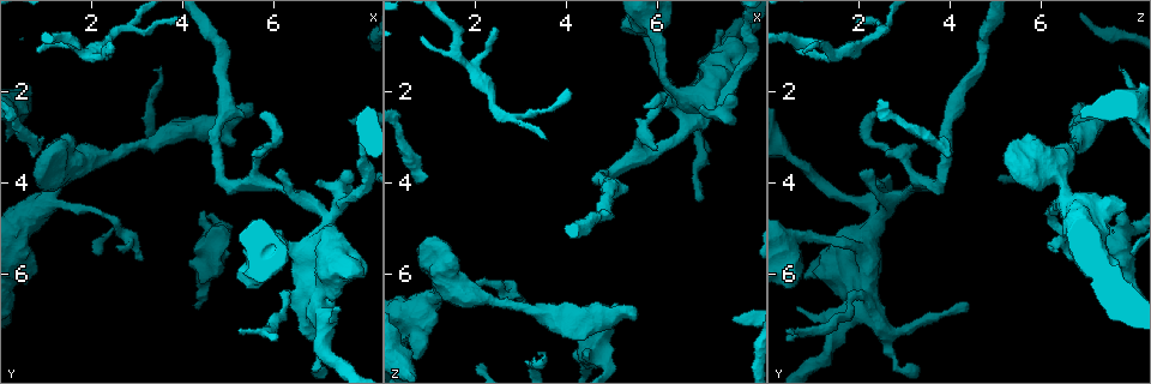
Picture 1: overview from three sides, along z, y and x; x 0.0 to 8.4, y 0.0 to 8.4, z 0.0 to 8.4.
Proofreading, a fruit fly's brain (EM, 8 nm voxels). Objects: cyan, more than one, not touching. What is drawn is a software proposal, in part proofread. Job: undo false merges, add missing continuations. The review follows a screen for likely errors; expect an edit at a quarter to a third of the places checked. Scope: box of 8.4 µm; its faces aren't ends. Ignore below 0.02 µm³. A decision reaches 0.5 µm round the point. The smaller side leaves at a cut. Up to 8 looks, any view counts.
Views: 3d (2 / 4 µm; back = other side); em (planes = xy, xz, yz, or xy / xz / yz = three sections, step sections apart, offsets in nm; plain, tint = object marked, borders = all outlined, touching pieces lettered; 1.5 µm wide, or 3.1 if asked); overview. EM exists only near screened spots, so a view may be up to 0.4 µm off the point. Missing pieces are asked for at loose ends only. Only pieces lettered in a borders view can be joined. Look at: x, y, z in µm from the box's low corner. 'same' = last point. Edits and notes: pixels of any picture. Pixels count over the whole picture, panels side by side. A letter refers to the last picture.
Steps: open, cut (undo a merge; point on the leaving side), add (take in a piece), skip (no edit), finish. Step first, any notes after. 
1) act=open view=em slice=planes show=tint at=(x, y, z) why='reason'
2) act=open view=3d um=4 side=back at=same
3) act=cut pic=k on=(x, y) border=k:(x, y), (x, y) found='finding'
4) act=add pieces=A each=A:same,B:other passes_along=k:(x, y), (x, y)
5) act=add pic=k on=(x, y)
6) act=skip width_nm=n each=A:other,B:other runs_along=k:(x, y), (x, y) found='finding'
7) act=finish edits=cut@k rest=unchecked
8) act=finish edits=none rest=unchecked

act=open view=em slice=xy step=4 show=tint at=(6.25, 5.40, 1.85) why='thick turns thin'

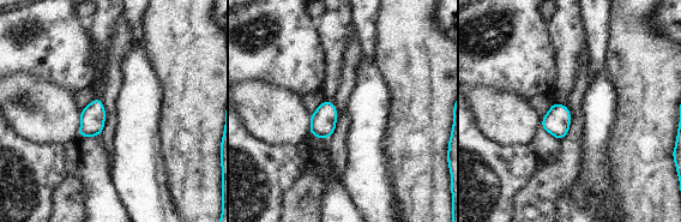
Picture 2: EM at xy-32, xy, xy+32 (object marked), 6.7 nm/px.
act=open view=em slice=planes show=borders at=same why='another direction'

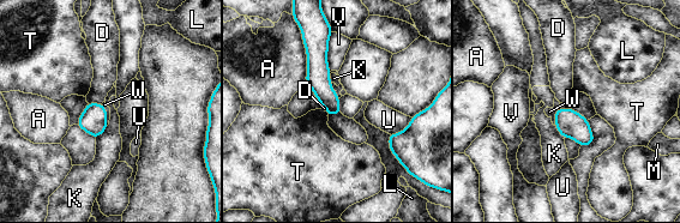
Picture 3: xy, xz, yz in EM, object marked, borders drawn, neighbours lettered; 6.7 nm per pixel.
act=skip longest_contact=A:300nm each=A:other,D:other,K:other,L:other,M:other,T:other,U:other,V:other,W:other border=3:(108, 125), (96, 138) found='one cell here'

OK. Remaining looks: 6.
act=open view=3d um=2 at=(0.85, 1.10, 0.80) why='an open end'

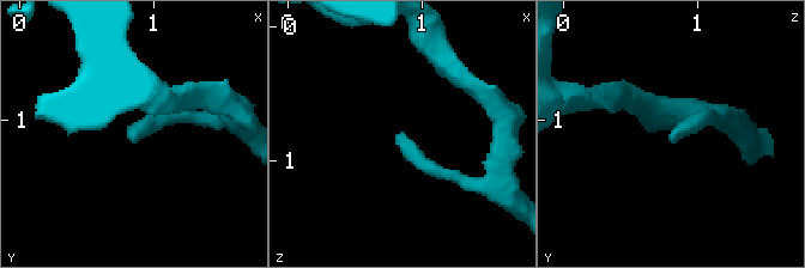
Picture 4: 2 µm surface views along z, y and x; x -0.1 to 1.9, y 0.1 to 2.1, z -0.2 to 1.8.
act=open view=em slice=yz step=4 show=tint at=(0.82, 1.14, 0.78)

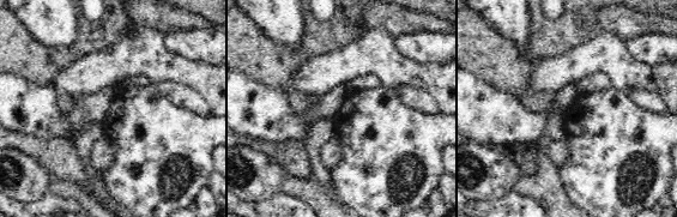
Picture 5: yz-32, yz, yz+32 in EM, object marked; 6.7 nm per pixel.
act=open view=em slice=planes show=borders at=same why='another direction'

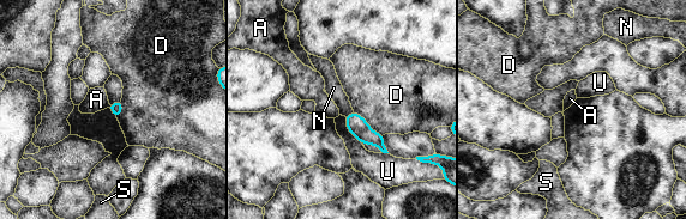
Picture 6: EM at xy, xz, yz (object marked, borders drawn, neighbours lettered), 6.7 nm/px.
act=skip each=A:other,D:other,N:other,S:other,U:other found='no lettered piece goes on from it'

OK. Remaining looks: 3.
act=open view=3d um=4 side=back at=(1.50, 3.00, 5.65) why='an open end'

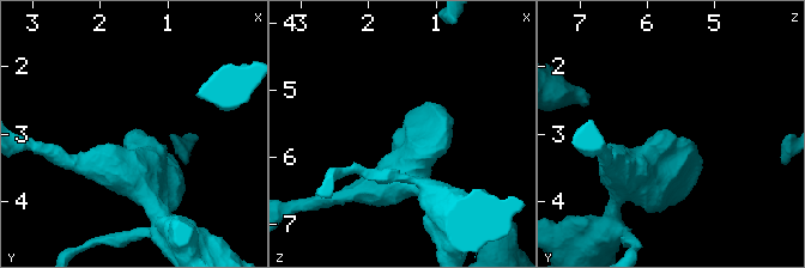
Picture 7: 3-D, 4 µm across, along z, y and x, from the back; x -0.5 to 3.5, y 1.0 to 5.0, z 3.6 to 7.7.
act=open view=em slice=planes show=plain at=(1.50, 2.95, 5.65)

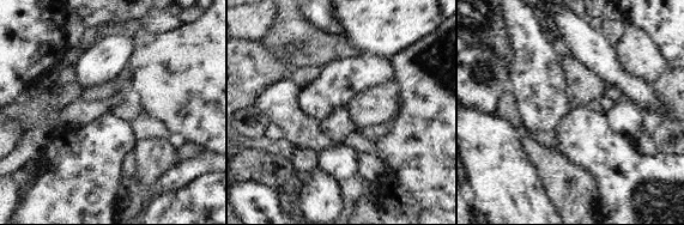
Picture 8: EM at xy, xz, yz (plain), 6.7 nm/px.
act=open view=em slice=planes show=borders at=same why='what lies round it'

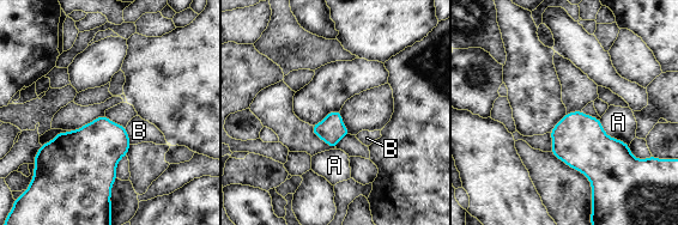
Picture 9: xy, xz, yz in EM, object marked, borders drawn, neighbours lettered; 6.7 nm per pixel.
act=skip each=A:other,B:other found='no lettered piece goes on from it'

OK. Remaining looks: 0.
act=finish edits=none rest=unchecked

